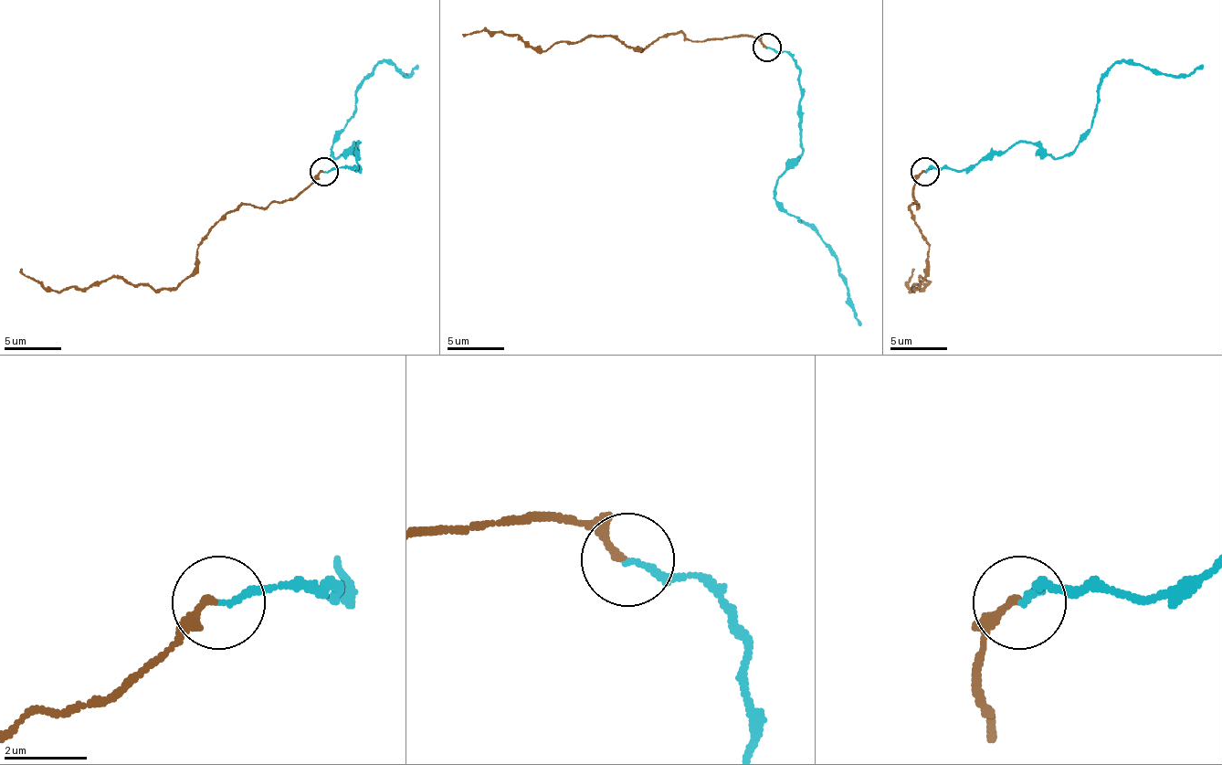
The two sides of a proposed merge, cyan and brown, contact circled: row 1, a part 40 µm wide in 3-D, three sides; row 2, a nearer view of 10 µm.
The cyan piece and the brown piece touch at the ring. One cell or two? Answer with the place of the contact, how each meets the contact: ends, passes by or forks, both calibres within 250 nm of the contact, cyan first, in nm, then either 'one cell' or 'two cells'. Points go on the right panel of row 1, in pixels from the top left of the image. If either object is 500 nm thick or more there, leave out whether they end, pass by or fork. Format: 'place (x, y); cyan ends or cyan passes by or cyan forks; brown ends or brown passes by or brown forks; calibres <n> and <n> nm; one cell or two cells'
place (924, 172); cyan ends; brown ends; calibres 150 and 190 nm; one cell

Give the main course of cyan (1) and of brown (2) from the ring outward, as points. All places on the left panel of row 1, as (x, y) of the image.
1: (323, 171), (357, 171), (360, 143), (331, 154), (357, 85), (380, 62), (403, 74), (417, 66)
2: (323, 171), (294, 196), (229, 211), (197, 248), (197, 265), (174, 288), (110, 277), (47, 291), (21, 268)

